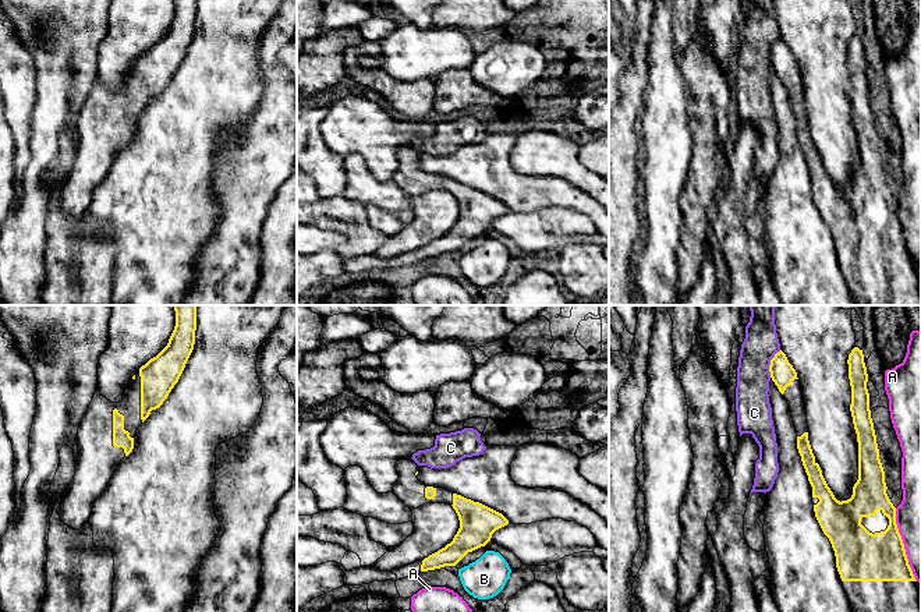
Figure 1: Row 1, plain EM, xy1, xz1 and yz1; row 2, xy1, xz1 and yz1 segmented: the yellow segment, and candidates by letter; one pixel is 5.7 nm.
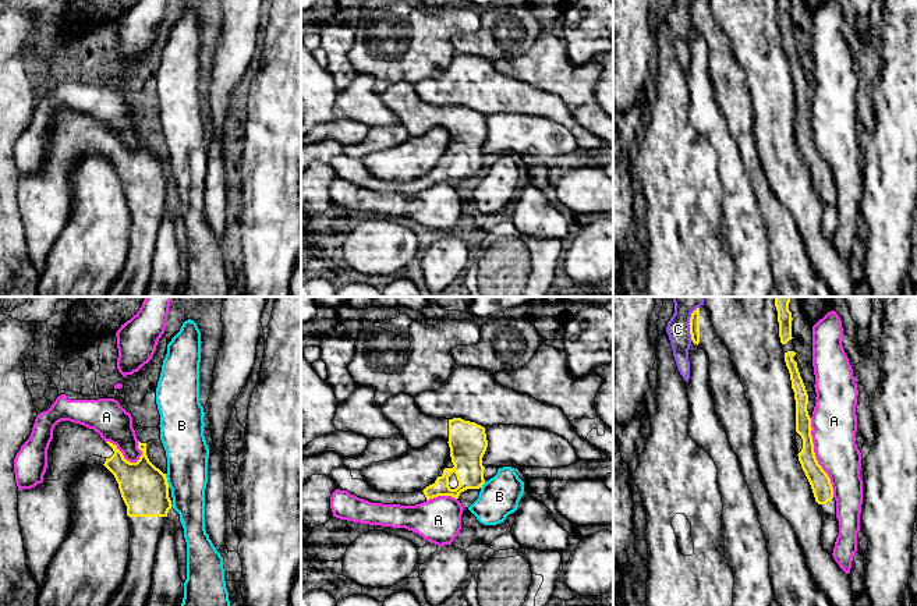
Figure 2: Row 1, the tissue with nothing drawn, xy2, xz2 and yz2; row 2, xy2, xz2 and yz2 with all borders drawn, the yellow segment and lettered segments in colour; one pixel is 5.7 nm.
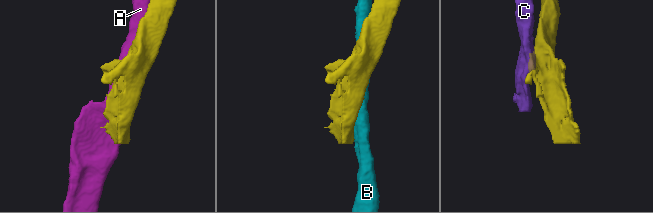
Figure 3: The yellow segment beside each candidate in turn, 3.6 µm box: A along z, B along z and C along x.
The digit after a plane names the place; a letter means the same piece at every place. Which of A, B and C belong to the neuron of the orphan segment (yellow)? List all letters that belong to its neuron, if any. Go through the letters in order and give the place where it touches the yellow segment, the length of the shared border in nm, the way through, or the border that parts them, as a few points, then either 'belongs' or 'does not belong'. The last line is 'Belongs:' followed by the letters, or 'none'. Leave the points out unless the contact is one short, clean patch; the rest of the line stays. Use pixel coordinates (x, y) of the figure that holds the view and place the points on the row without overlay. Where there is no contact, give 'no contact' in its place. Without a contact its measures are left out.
A: contact yz2 (815, 145); length 480 nm; does not belong
B: contact xy2 (166, 169); length 80 nm; border xy2 (165, 162), (169, 174); does not belong
C: contact yz1 (771, 50); length 170 nm; does not belong
Belongs: none

